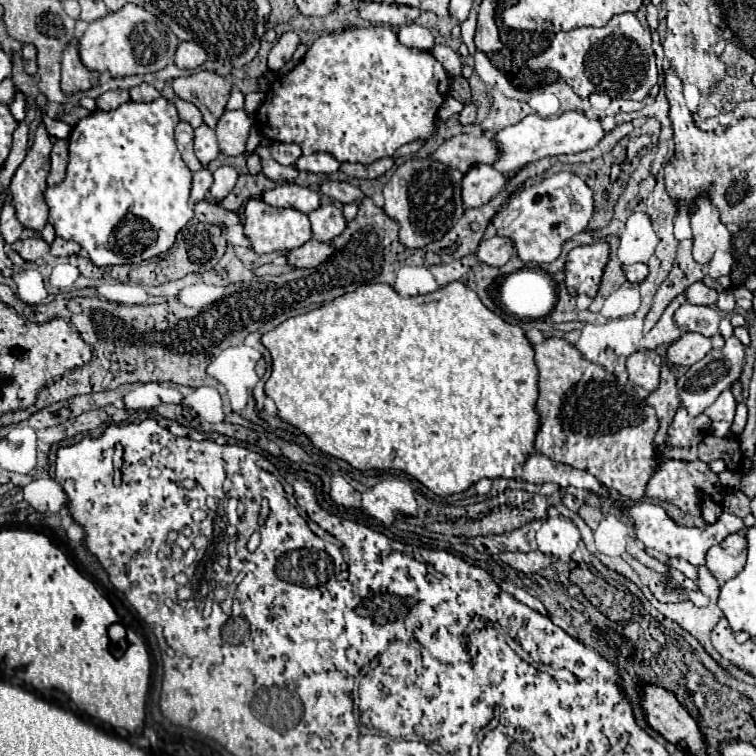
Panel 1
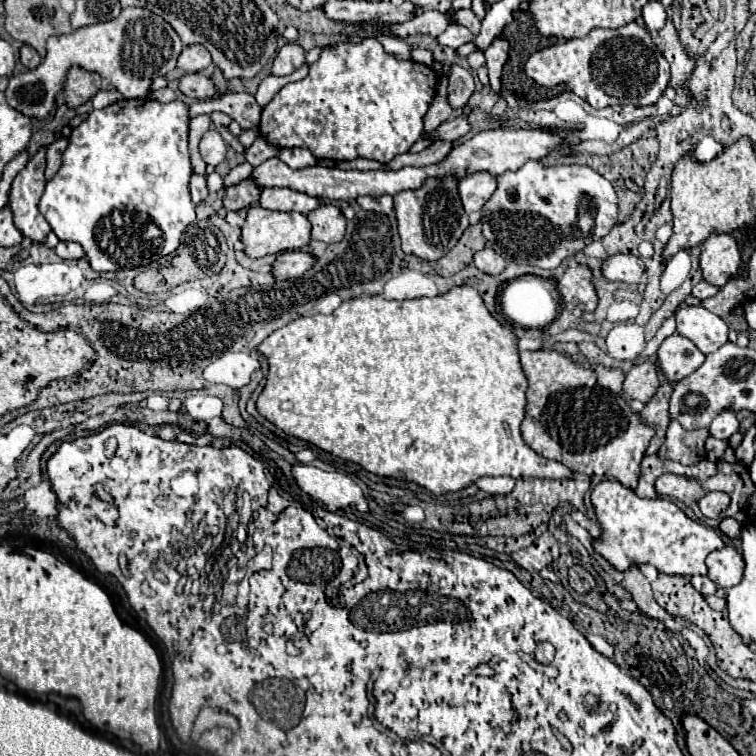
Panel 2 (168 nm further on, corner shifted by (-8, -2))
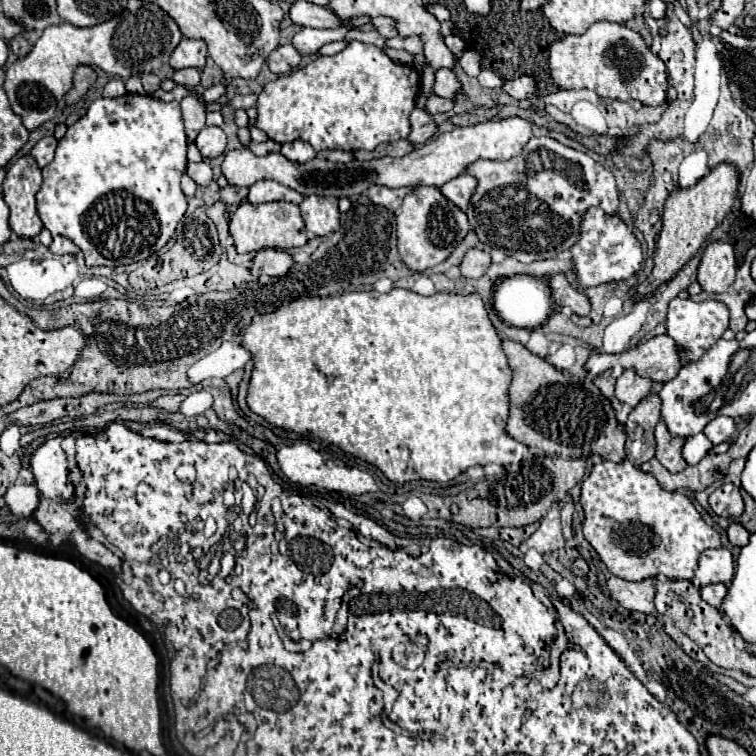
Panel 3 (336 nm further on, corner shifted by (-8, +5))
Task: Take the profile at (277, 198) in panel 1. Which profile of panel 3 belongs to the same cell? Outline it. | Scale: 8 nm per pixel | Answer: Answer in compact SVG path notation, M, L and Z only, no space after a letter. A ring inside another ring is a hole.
M259 180L249 188L247 200L251 204L265 204L265 202L279 202L279 200L301 204L303 196L299 192L275 182L275 180Z

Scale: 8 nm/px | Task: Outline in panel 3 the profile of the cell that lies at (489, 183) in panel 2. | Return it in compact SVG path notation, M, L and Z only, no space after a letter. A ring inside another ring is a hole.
M461 174L461 176L449 180L447 184L443 184L439 190L441 190L441 194L443 194L449 202L453 202L453 204L457 204L461 210L465 210L467 204L469 204L471 194L475 192L475 186L477 186L477 180L475 180L473 176Z

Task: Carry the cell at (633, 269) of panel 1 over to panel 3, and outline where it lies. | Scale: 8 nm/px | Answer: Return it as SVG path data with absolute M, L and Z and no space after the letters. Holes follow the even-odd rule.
M589 208L581 214L579 240L571 246L573 268L577 274L577 284L581 288L599 286L605 282L627 280L639 272L643 262L643 248L637 236L627 228L627 224L617 214L605 214L601 208Z

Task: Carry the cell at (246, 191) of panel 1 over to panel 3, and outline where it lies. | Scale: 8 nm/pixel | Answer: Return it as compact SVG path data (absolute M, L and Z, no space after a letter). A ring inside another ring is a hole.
M227 186L221 190L221 200L231 206L231 204L241 204L247 198L249 190L247 188L239 188L239 186Z

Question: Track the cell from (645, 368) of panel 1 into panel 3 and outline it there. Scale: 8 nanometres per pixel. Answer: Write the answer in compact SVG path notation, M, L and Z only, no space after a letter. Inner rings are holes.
M625 370L615 384L615 398L627 406L637 406L649 392L651 392L651 380L637 376L633 370Z

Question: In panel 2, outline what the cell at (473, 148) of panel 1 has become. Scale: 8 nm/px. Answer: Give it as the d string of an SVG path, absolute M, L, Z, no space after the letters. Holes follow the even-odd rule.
M435 141L421 153L397 155L393 161L387 163L387 169L401 169L401 167L407 167L407 165L427 167L427 165L433 165L433 163L441 163L441 159L445 159L445 155L449 155L449 151L453 151L453 147L457 147L455 141Z

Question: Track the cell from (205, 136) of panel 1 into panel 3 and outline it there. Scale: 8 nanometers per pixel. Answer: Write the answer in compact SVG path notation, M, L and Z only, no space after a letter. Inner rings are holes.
M205 126L197 140L195 140L195 146L199 148L199 152L205 156L205 158L217 158L219 154L225 152L225 144L227 144L227 138L225 138L225 132L217 126Z

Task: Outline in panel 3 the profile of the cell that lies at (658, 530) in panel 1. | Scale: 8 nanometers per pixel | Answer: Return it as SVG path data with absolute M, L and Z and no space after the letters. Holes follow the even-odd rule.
M603 460L593 466L589 476L581 484L581 506L585 512L583 536L601 556L611 574L623 580L647 580L659 574L671 580L691 580L697 568L699 554L707 548L721 548L717 530L713 530L697 512L693 502L681 492L667 492L659 486L657 478L639 470L631 460L609 462Z

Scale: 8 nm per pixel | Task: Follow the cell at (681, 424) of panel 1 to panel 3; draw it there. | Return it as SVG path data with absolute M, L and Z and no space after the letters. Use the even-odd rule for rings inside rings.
M663 422L657 424L655 428L655 442L657 442L657 452L655 458L669 470L669 472L681 472L685 470L687 462L681 456L681 446L683 446L683 438L669 434L667 426Z

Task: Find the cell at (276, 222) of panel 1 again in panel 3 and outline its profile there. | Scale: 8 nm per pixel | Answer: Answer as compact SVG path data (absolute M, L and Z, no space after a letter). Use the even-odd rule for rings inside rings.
M241 202L239 208L229 218L229 234L233 236L235 250L239 254L259 252L265 248L289 250L289 248L305 246L307 242L307 232L305 232L303 218L299 214L299 206L289 202L271 202L271 204Z

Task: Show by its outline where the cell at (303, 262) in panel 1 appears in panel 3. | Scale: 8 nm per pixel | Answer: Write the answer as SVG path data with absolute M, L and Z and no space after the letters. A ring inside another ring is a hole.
M261 250L253 258L251 274L253 276L261 276L261 274L283 276L291 268L291 264L293 264L291 256L283 250Z

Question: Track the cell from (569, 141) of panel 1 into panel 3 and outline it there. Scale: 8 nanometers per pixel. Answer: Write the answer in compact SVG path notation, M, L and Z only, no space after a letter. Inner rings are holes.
M507 118L499 122L485 122L485 124L475 124L467 128L455 128L451 132L439 134L437 138L425 142L421 148L417 146L413 152L401 156L401 158L379 158L379 160L369 160L369 162L359 162L351 160L349 164L335 164L329 160L311 160L305 164L295 164L287 160L281 154L267 154L267 156L255 156L251 150L241 148L241 150L229 150L225 154L225 160L221 164L221 174L227 178L229 184L233 186L253 186L257 180L275 180L287 188L297 190L303 196L317 194L317 196L331 196L331 198L341 198L341 196L355 196L365 192L371 184L381 184L389 188L399 188L399 186L443 186L451 178L459 176L465 172L467 164L487 158L487 160L509 160L511 156L517 156L521 148L527 144L527 140L532 136L532 124L523 118Z

